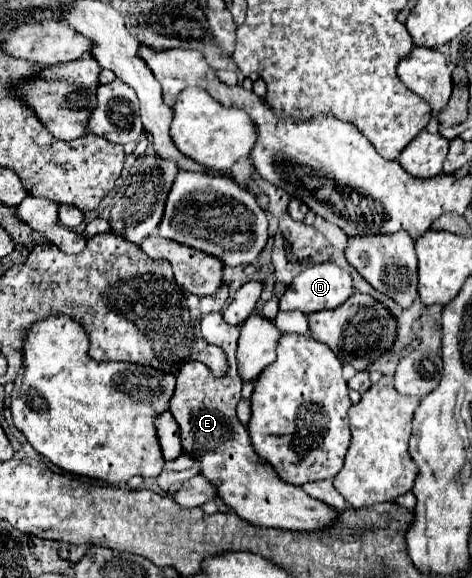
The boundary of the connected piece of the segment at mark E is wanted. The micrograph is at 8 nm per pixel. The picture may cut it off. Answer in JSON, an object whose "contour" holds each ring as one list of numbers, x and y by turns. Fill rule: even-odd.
{"contour":[[207,313,201,317,201,335,205,341,225,349,231,371,229,377,217,381,203,363,187,363,179,369,169,409,179,425,183,453,199,463,201,475,217,489,217,497,245,521,279,529,317,529,317,525,325,525,325,521,329,521,337,511,323,501,313,499,301,487,281,481,275,469,257,457,251,447,247,427,235,415,235,405,241,399,243,385,235,359,239,327,227,325,221,313]]}

